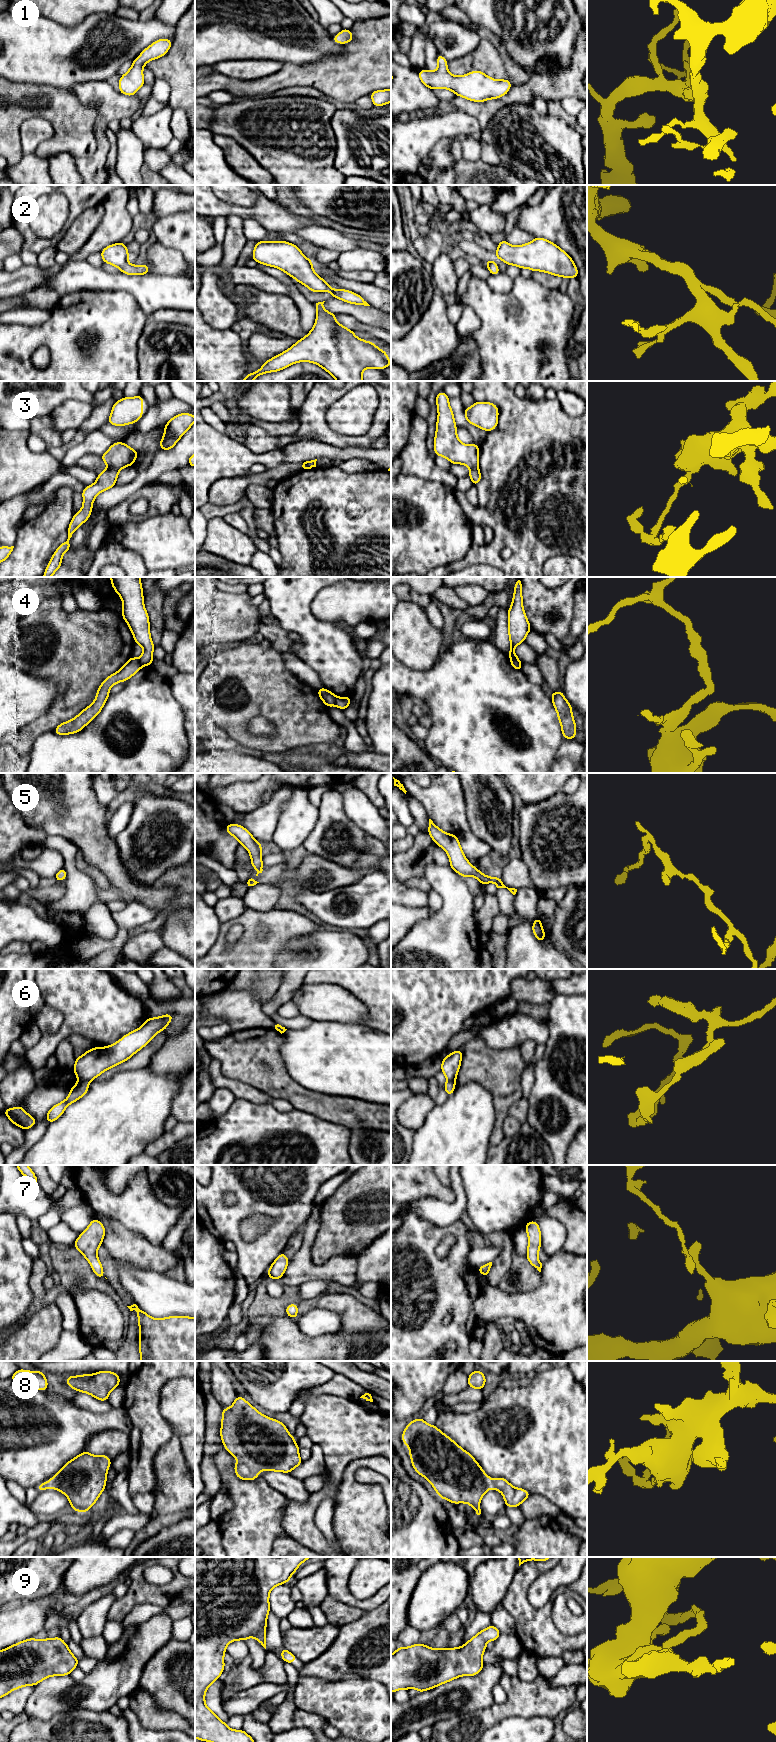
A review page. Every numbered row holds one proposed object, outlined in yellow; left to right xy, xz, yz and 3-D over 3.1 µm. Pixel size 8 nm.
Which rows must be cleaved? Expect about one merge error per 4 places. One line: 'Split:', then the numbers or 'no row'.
Split: 3, 4, 6

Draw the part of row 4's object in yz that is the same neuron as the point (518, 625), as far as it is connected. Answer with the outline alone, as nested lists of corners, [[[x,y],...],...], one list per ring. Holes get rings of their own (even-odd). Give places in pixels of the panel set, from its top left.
[[[518,577],[514,587],[512,605],[508,609],[509,657],[519,660],[514,649],[517,645],[525,641],[530,631],[531,627],[523,609],[521,577]]]

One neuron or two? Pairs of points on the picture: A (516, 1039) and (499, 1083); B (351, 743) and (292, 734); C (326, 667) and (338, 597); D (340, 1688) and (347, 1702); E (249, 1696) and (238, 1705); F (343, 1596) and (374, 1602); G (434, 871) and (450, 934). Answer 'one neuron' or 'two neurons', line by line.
A: two neurons
B: two neurons
C: two neurons
D: one neuron
E: one neuron
F: one neuron
G: one neuron

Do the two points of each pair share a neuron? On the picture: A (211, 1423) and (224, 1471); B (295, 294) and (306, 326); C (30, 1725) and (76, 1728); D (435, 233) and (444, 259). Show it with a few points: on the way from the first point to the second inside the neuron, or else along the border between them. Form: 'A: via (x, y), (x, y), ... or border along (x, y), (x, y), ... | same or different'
A: border along (223, 1445), (214, 1456), (214, 1464), (219, 1475) | different
B: via (301, 302), (306, 308), (306, 318) | same
C: via (41, 1728), (65, 1728) | same
D: border along (445, 249), (432, 264) | different

